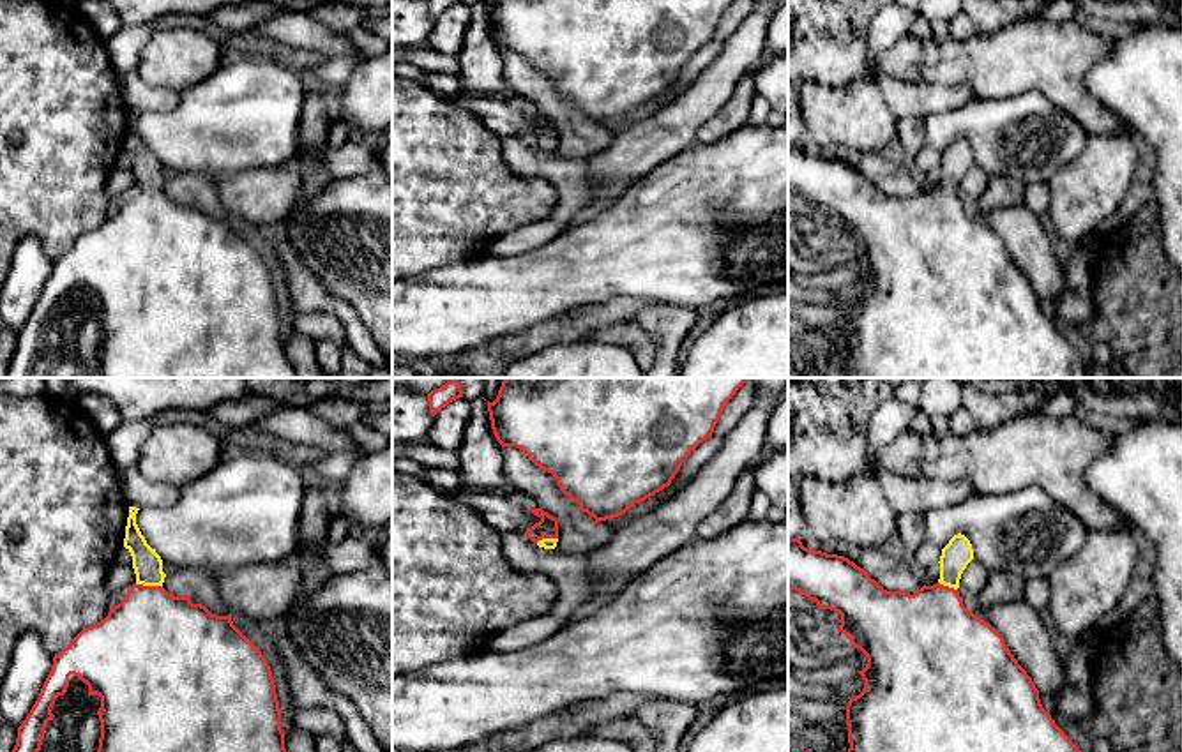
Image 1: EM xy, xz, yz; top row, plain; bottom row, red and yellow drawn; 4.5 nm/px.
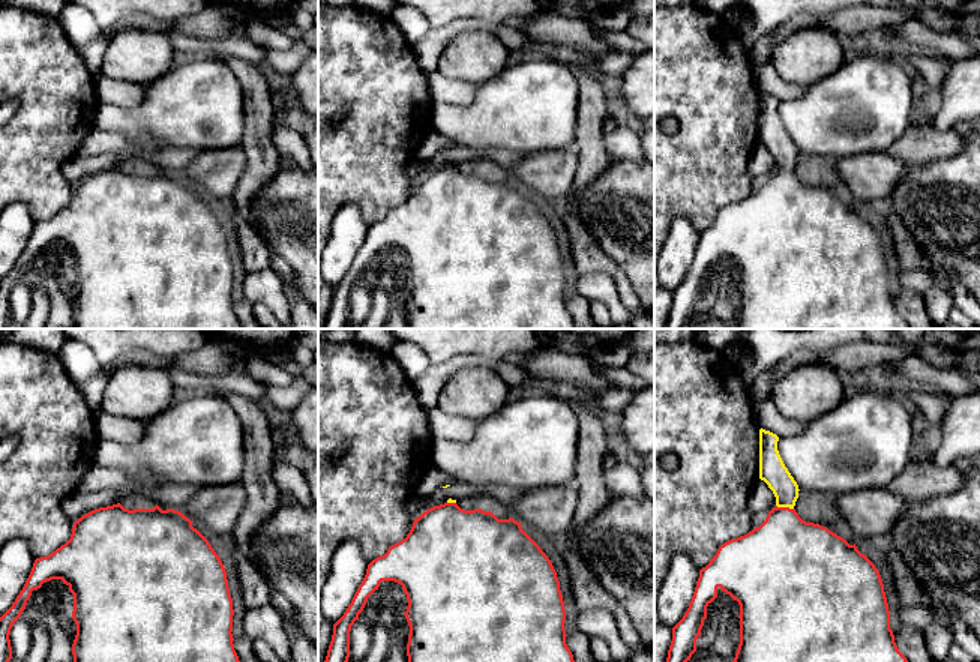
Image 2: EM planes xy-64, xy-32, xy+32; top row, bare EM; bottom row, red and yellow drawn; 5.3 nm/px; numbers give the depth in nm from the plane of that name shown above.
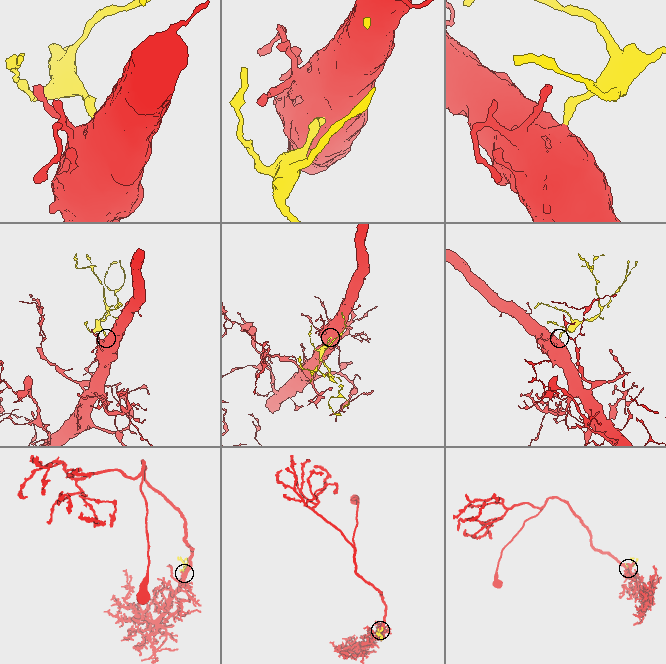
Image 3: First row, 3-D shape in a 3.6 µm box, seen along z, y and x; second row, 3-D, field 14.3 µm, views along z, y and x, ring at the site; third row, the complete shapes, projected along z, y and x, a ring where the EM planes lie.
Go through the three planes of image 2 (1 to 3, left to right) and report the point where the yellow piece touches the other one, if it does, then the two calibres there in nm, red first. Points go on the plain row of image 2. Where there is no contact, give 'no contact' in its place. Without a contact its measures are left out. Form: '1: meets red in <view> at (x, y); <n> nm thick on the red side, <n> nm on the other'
1: no contact
2: meets red in xy-32 at (452, 167); 460 nm thick on the red side, 20 nm on the other
3: meets red in xy+32 at (785, 171); 420 nm thick on the red side, 140 nm on the other

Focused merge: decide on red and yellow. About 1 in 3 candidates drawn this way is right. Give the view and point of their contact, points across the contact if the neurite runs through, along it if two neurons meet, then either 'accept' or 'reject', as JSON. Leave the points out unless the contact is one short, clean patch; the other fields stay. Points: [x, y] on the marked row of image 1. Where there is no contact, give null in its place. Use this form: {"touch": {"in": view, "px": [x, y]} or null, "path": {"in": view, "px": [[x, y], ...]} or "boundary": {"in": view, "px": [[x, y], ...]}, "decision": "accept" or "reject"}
{"touch": {"in": "xy", "px": [149, 586]}, "path": {"in": "xy", "px": [[152, 641], [149, 586], [147, 564]]}, "decision": "accept"}

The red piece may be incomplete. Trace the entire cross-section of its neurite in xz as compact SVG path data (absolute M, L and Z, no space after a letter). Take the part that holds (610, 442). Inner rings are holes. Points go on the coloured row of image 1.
M504 378L498 395L488 401L491 429L502 447L516 447L551 473L560 491L595 519L595 524L625 514L671 484L684 459L712 436L737 390L749 378Z

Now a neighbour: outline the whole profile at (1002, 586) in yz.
M993 572L988 575L984 590L975 595L974 614L981 618L981 613L991 605L1023 600L1025 581L1009 572Z

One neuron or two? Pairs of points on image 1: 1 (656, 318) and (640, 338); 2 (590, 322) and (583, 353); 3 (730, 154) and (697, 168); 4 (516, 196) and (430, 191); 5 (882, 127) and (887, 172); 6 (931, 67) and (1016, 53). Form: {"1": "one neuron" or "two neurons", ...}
{"1": "two neurons", "2": "two neurons", "3": "one neuron", "4": "one neuron", "5": "two neurons", "6": "one neuron"}

